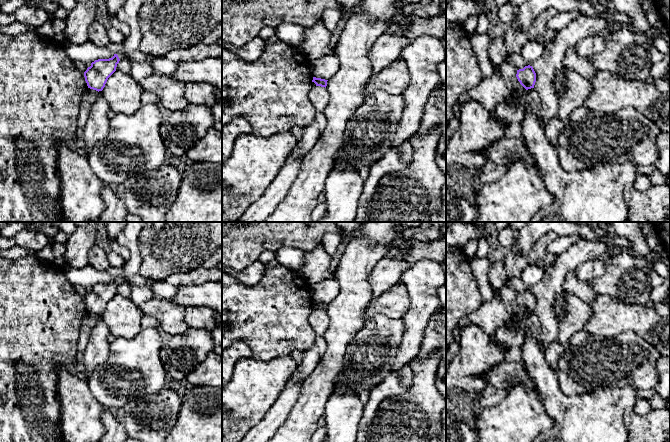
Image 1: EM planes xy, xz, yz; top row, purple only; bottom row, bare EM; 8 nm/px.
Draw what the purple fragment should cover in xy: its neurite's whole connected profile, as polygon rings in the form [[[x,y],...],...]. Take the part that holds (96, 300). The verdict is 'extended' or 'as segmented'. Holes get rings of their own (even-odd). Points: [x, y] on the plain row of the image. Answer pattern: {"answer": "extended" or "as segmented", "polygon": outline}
{"answer": "extended", "polygon": [[[126,222],[125,227],[117,236],[116,243],[126,247],[130,257],[122,266],[122,275],[114,278],[109,283],[98,283],[84,296],[88,312],[102,315],[108,302],[116,295],[117,288],[124,283],[129,276],[139,273],[142,258],[138,246],[138,237],[146,222]]]}

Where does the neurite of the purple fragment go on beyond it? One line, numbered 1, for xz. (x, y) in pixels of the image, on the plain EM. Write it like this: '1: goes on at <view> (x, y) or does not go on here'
1: does not go on here

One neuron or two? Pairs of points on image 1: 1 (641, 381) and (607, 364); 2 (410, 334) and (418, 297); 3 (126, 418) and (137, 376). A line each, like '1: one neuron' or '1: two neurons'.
1: one neuron
2: one neuron
3: two neurons

